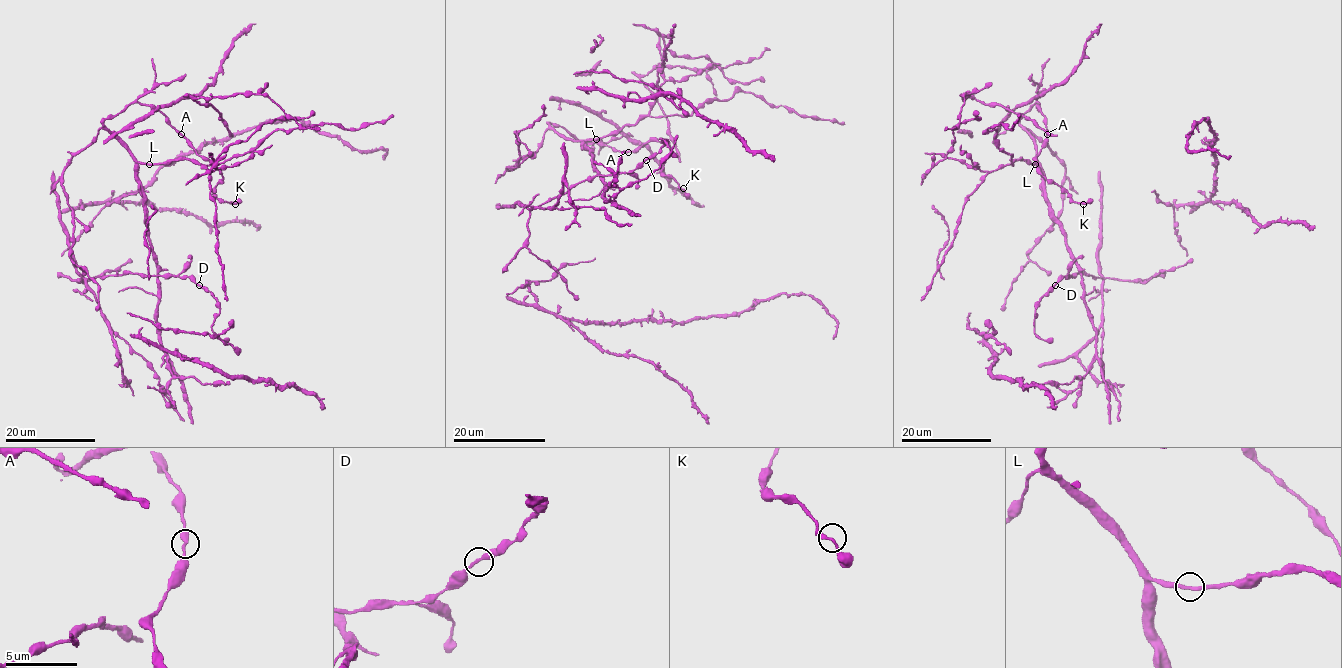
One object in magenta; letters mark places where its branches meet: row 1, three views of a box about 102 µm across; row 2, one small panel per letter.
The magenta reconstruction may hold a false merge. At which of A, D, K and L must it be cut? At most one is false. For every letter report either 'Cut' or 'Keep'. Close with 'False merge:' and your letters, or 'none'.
A: Keep
D: Keep
K: Keep
L: Keep
False merge: none

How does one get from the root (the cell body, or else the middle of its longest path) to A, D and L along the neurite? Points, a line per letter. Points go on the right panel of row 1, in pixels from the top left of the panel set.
A: (1081, 273), (1070, 276), (1077, 270), (1076, 261), (1047, 198), (1036, 142), (1020, 124), (1036, 102), (1047, 134)
D: (1081, 273), (1064, 277), (1055, 285)
L: (1081, 273), (1070, 276), (1077, 270), (1076, 261), (1047, 198), (1042, 169), (1034, 164)

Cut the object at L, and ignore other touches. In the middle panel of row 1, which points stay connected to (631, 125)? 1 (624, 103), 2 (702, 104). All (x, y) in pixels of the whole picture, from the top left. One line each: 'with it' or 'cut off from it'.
1: cut off from it
2: with it

